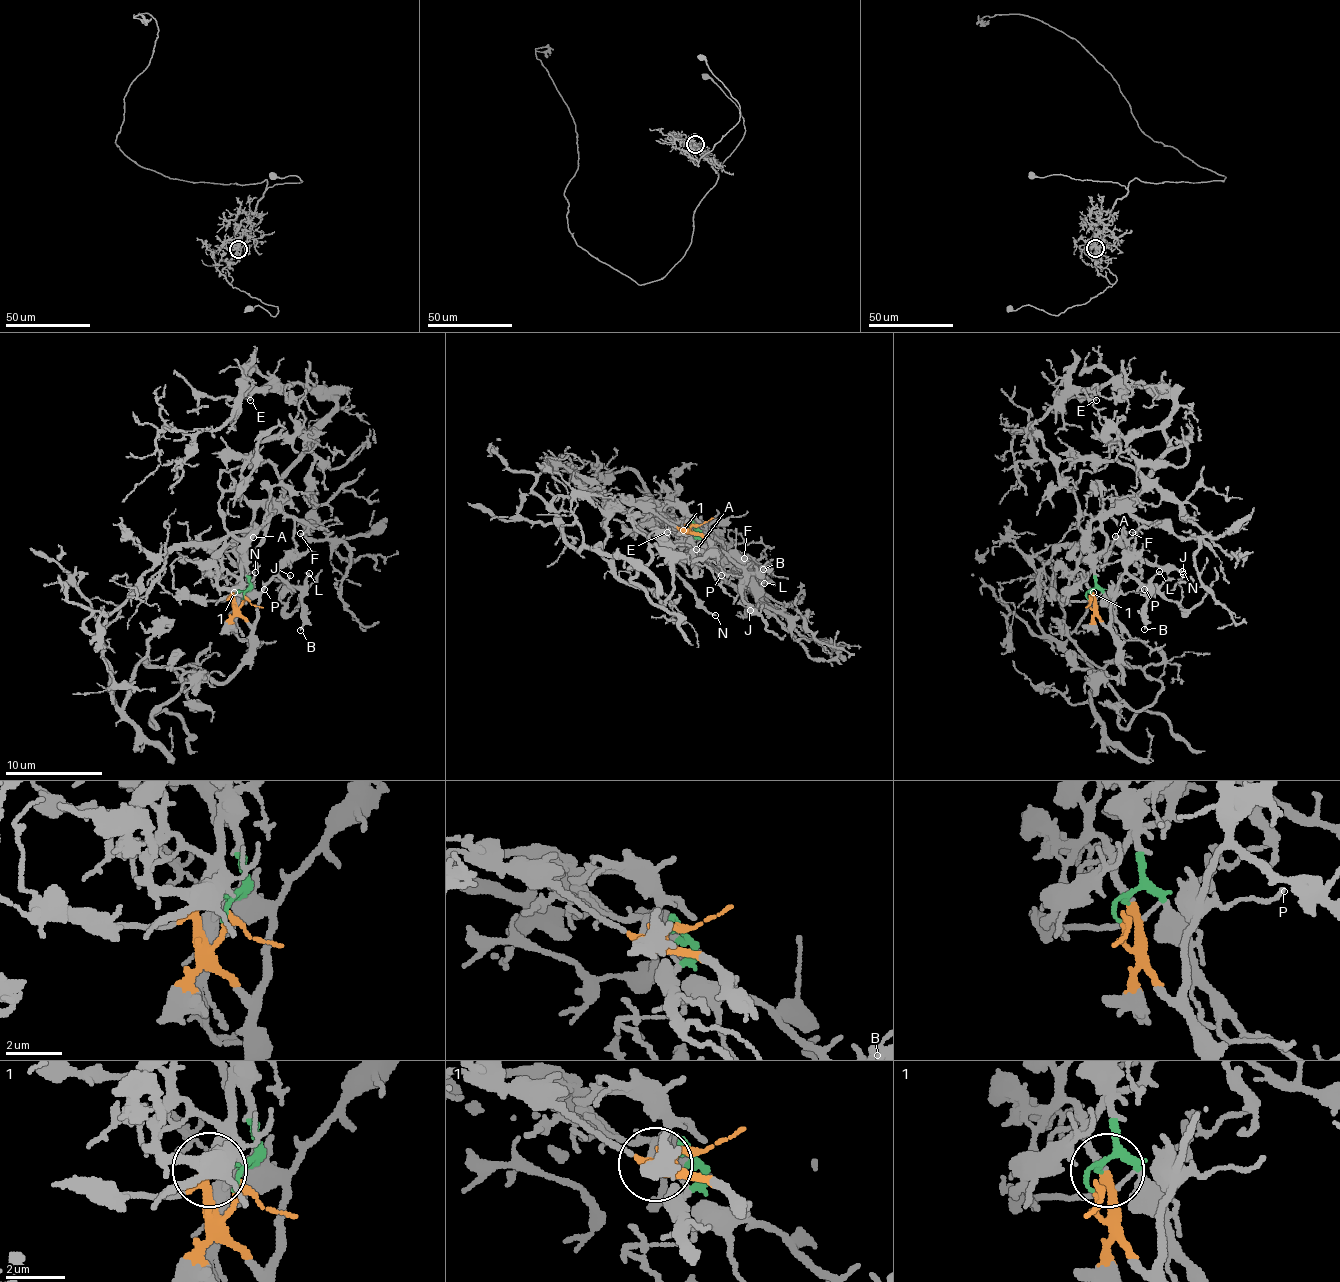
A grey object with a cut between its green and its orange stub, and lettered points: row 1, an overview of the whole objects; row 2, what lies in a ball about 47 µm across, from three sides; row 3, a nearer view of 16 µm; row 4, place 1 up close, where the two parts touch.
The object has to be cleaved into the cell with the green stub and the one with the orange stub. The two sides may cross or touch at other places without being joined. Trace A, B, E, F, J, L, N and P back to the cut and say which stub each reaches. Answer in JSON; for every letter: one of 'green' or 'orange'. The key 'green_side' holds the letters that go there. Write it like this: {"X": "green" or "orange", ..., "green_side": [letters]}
{"A": "orange", "B": "orange", "E": "green", "F": "green", "J": "orange", "L": "orange", "N": "orange", "P": "orange", "green_side": ["E", "F"]}

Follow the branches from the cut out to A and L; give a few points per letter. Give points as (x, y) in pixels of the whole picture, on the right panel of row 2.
A: (1089, 601), (1091, 608), (1093, 588), (1086, 576), (1106, 557), (1116, 537)
L: (1089, 601), (1106, 625), (1111, 620), (1114, 593), (1125, 573), (1146, 585), (1160, 571)

